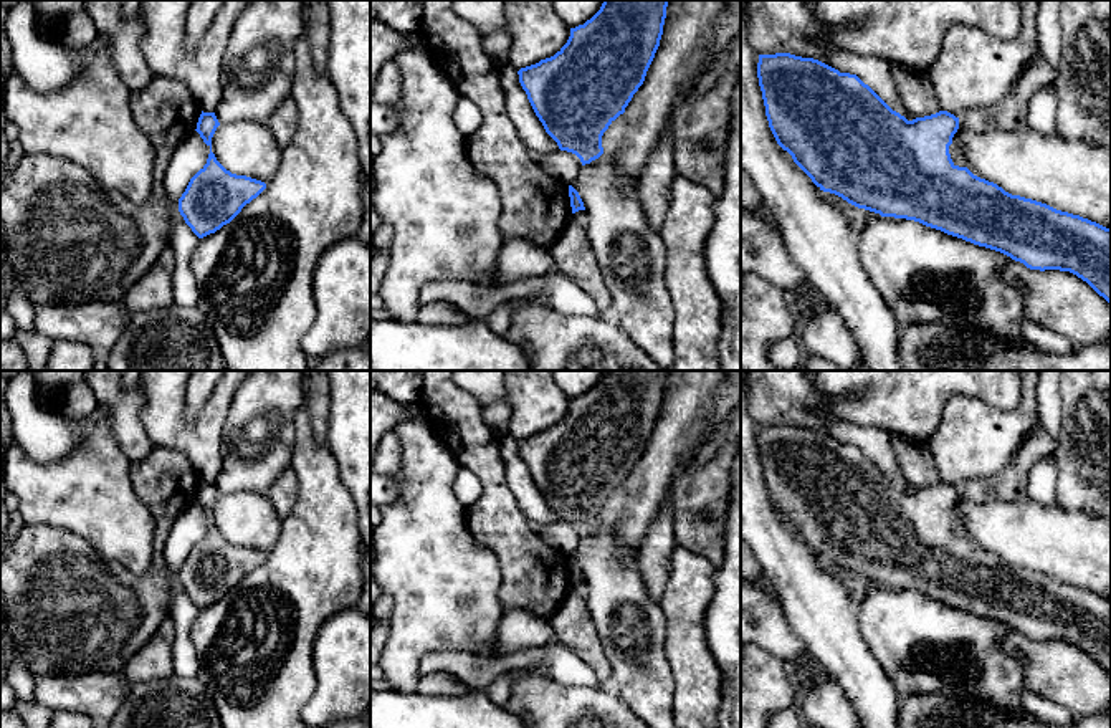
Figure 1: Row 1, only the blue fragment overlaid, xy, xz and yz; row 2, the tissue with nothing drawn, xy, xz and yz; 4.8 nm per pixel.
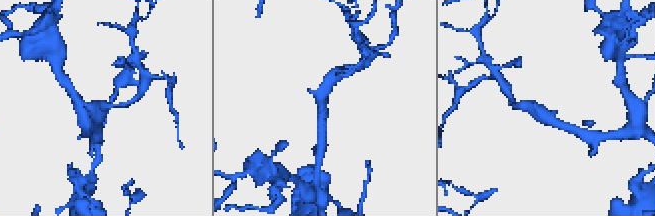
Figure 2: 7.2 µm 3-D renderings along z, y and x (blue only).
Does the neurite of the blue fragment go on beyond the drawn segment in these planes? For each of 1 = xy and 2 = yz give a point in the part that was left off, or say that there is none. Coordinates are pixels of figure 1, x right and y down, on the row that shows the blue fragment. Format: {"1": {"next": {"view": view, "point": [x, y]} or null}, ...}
{"1": {"next": null}, "2": {"next": null}}

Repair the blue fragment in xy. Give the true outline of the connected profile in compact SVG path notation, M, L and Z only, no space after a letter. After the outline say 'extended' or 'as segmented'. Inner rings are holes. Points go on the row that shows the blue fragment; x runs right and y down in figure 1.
M202 111L195 131L210 147L210 154L207 164L190 179L179 199L179 212L198 238L230 223L266 189L265 182L231 174L217 160L212 152L212 137L218 126L215 113Z; as segmented

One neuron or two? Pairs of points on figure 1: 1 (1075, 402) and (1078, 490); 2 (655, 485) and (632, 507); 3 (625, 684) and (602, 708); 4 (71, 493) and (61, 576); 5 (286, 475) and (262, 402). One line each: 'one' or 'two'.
1: one
2: one
3: two
4: two
5: two

